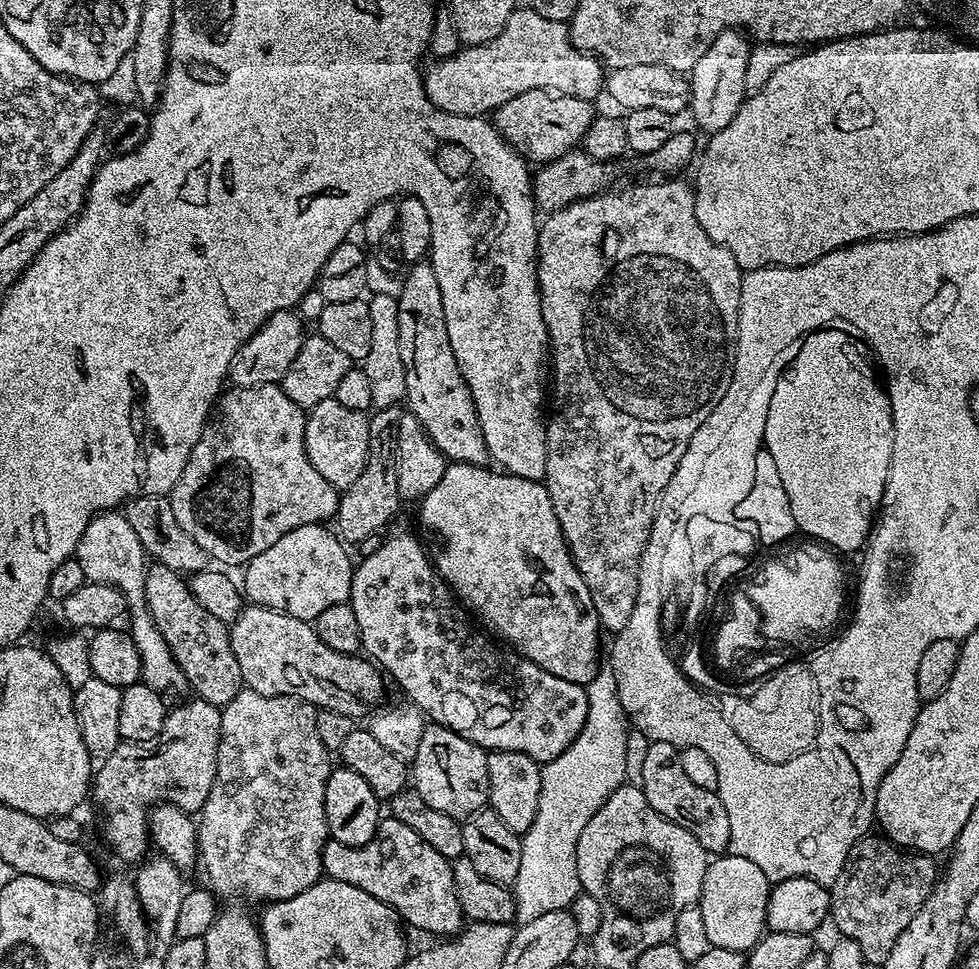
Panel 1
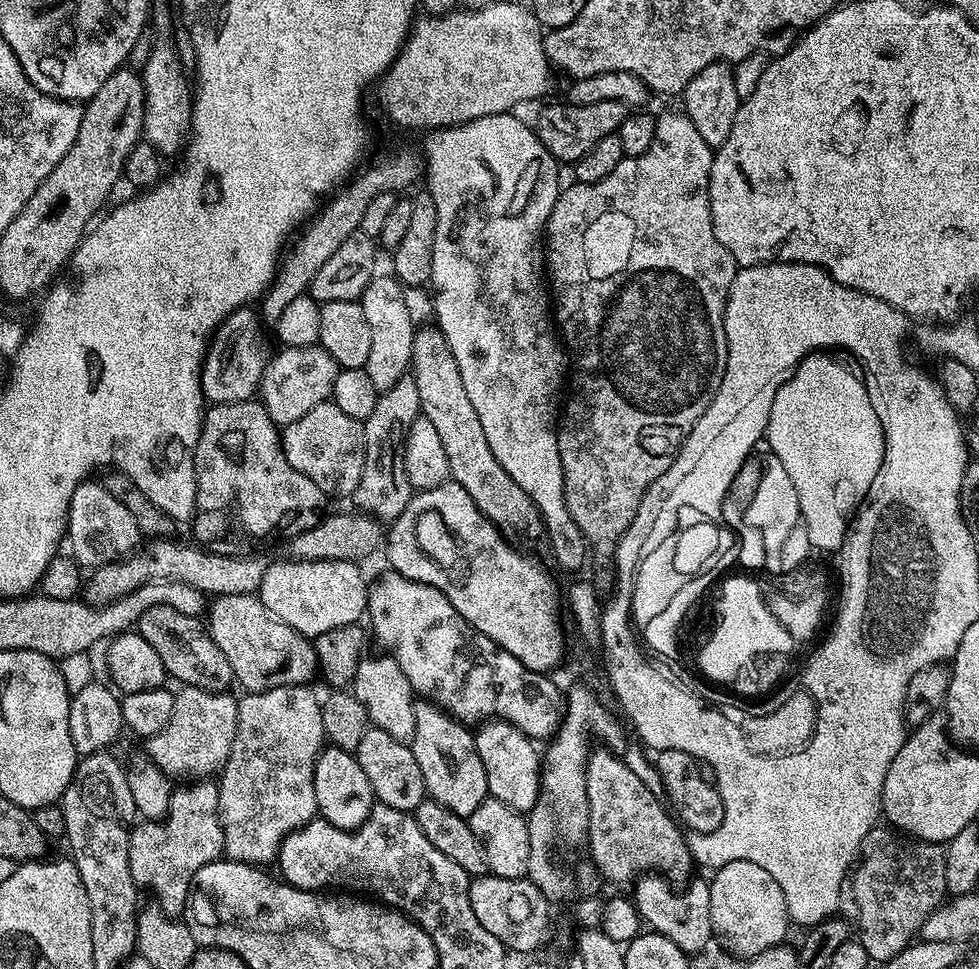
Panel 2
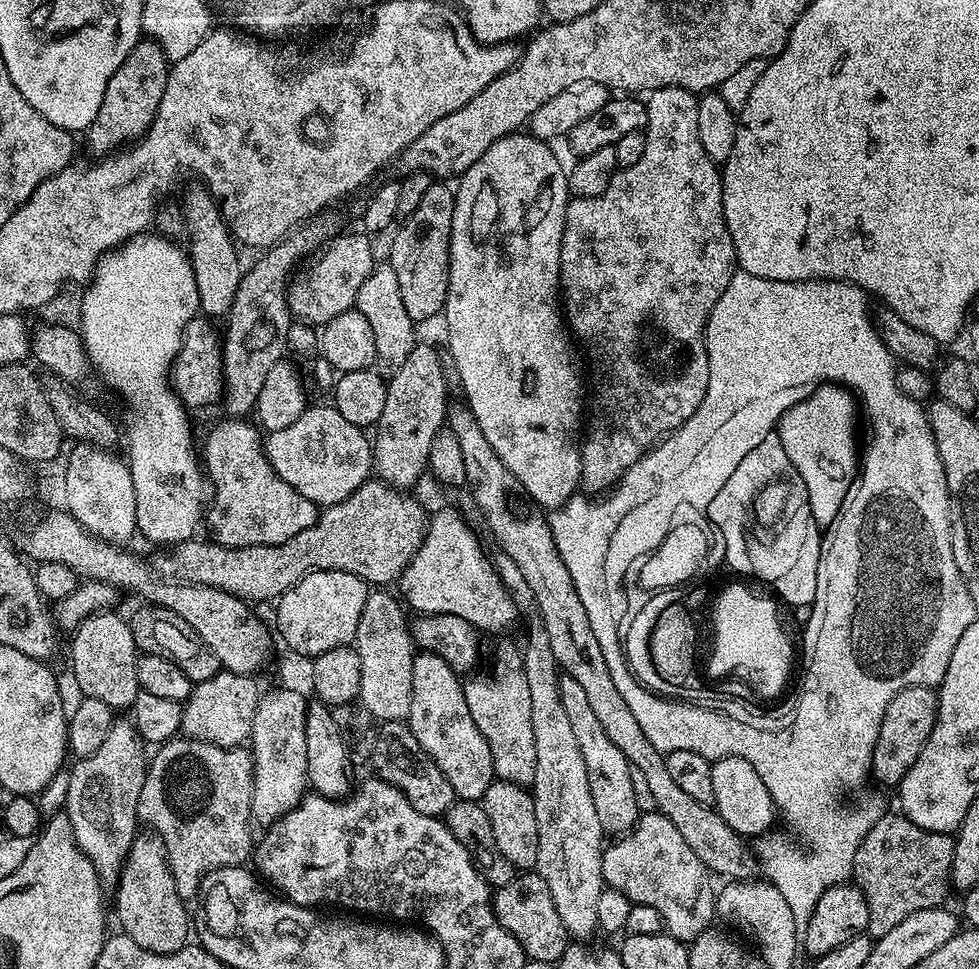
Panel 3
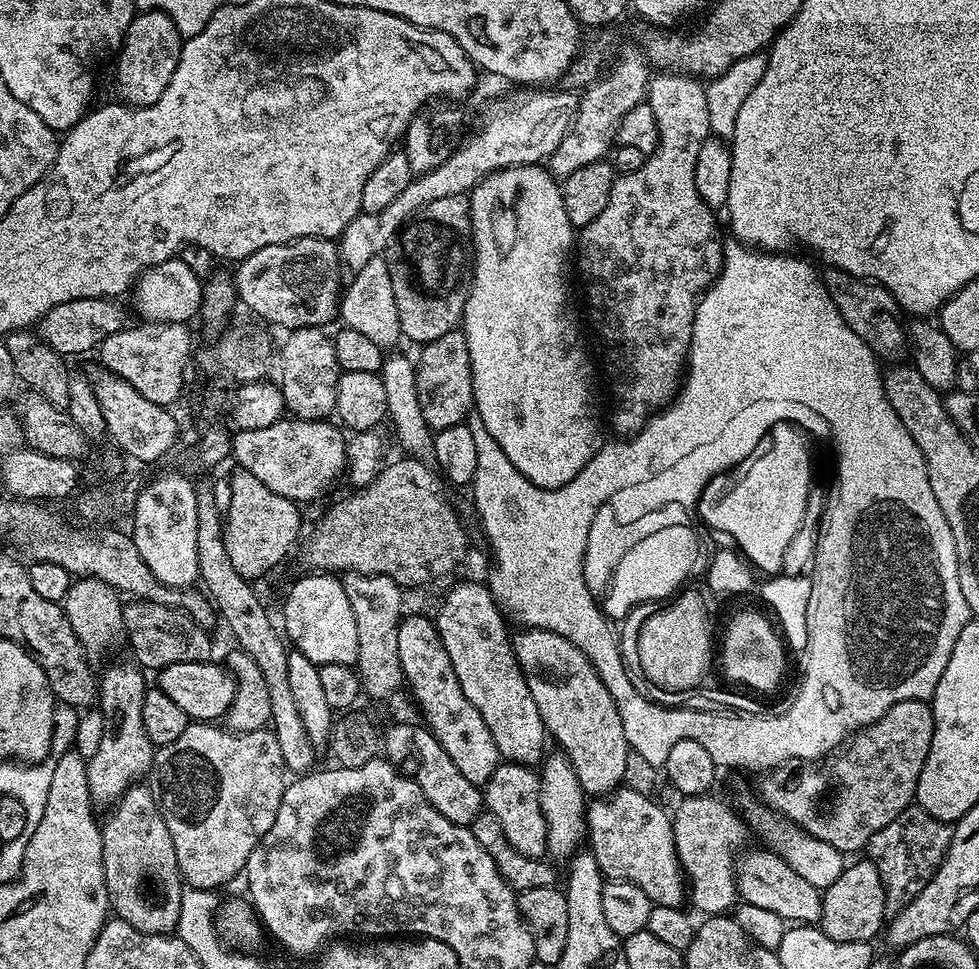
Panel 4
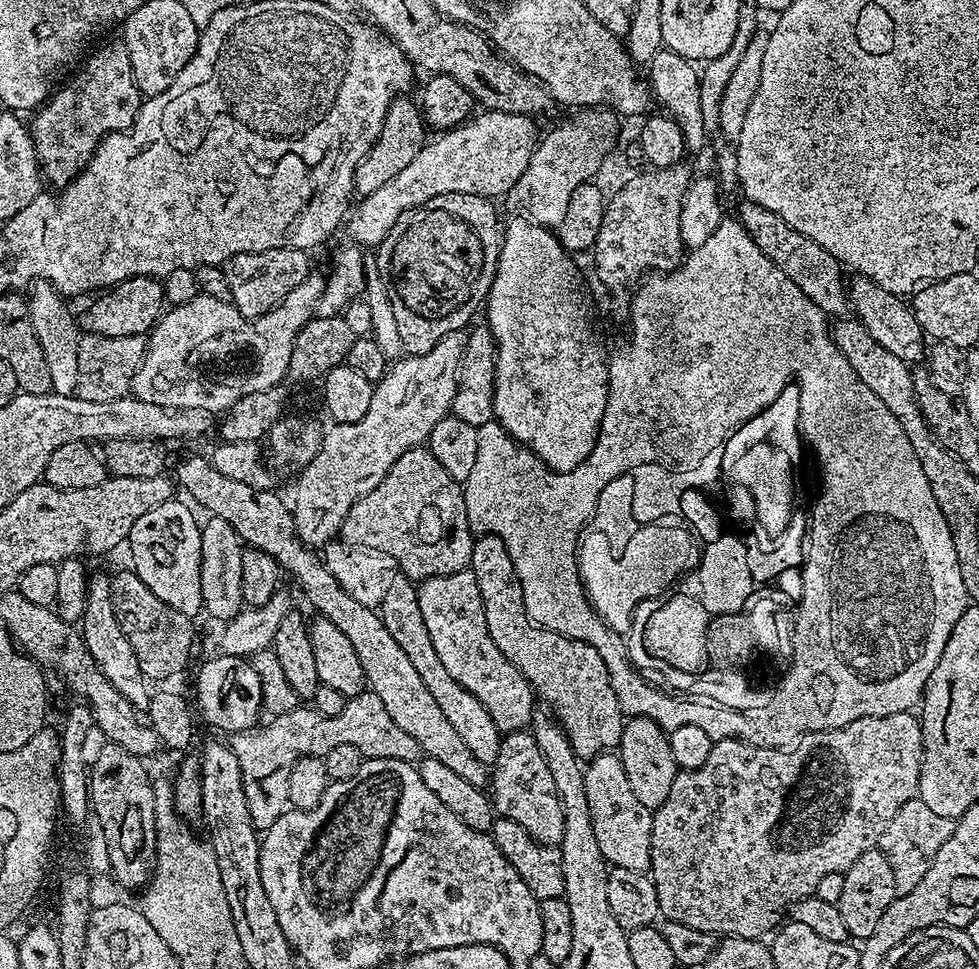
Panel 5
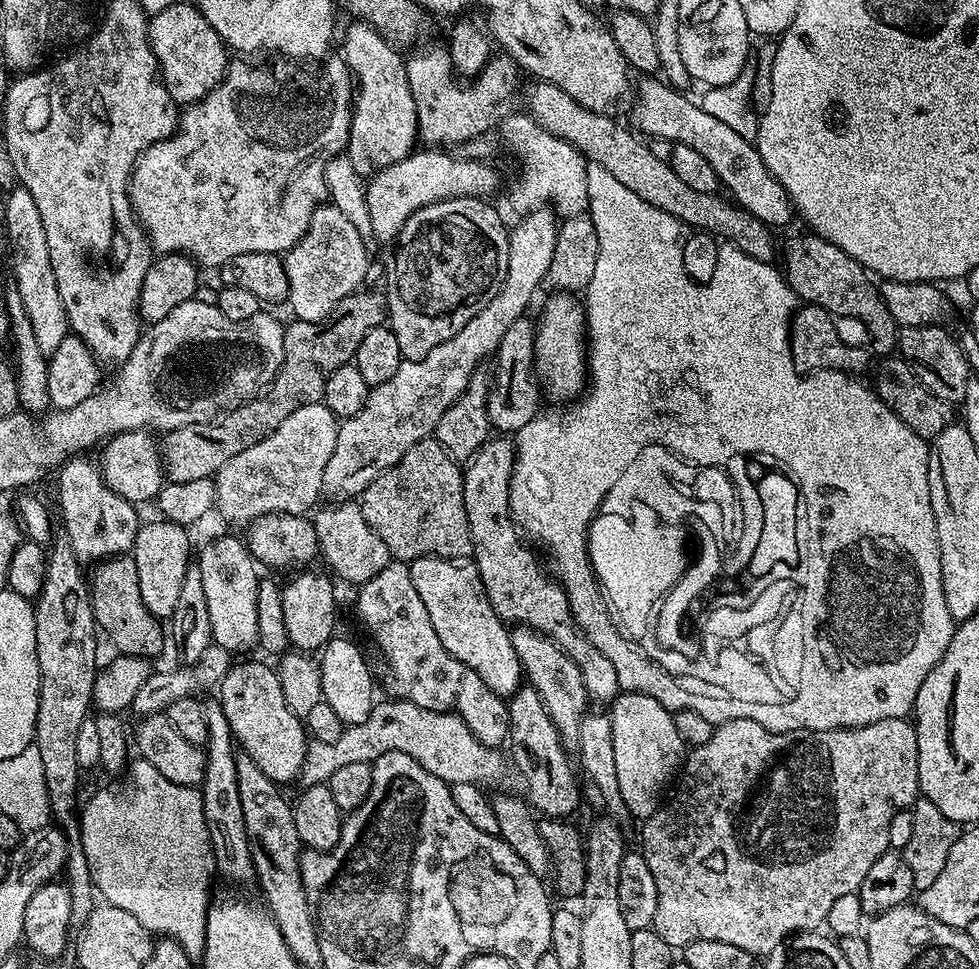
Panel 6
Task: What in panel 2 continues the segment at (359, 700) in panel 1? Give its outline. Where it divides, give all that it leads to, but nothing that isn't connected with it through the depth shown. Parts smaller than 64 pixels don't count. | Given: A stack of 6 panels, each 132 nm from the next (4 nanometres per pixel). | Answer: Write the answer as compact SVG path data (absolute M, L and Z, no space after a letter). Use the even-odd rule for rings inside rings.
M259 595L215 597L206 612L206 627L218 650L226 654L235 683L241 684L248 692L265 692L291 684L304 686L309 683L311 676L317 675L313 641L270 615Z

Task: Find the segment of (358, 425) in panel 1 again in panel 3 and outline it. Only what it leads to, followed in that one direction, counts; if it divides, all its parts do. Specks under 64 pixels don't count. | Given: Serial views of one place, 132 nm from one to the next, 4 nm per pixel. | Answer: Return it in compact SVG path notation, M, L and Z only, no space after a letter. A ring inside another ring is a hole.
M335 406L304 409L298 422L290 422L282 430L274 430L263 437L264 453L278 478L286 486L294 486L302 498L310 498L317 506L337 504L370 479L372 443L365 429L346 422Z

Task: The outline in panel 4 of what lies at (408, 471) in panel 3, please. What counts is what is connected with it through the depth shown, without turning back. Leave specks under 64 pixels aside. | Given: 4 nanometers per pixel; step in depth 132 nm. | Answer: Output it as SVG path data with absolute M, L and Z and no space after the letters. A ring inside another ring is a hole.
M453 330L442 334L442 338L434 338L434 342L423 345L419 352L420 360L417 359L416 362L416 392L420 394L420 406L424 415L424 421L433 430L465 423L473 403L472 363L470 362L470 350L467 346L467 339L463 331Z

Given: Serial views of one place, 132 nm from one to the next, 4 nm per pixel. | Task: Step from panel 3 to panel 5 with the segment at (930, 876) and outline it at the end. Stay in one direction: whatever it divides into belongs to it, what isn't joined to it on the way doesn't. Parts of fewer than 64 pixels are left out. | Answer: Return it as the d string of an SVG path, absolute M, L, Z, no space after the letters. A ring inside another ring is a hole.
M914 799L906 802L894 818L890 818L890 826L882 834L878 845L881 852L886 854L886 862L890 862L890 870L894 870L894 886L897 893L903 894L914 890L922 878L926 878L926 870L934 862L934 854L942 850L942 845L954 834L956 829L956 820L942 818L935 810L930 810L926 802L920 799Z

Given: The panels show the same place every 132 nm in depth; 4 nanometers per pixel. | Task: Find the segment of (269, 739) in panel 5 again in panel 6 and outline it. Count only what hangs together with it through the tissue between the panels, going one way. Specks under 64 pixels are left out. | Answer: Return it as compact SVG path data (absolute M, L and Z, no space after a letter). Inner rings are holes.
M404 698L395 704L392 700L373 703L372 712L366 722L358 722L345 727L338 742L318 742L312 740L308 753L300 768L298 777L301 785L327 784L328 779L341 766L350 762L372 764L387 752L410 754L428 774L441 778L450 786L454 784L479 784L485 786L498 781L504 774L506 758L497 748L486 747L478 742L469 726L453 711L440 712L419 708L411 699Z

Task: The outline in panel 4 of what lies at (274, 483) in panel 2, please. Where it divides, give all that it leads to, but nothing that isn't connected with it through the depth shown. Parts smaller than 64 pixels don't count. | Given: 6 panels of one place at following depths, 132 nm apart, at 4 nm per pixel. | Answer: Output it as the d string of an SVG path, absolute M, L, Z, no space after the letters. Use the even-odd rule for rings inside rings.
M243 470L231 473L231 501L226 511L226 531L224 545L234 570L242 574L244 580L259 582L271 568L276 568L284 560L284 555L292 548L292 543L300 536L300 512L297 501L274 494L254 478L254 474Z

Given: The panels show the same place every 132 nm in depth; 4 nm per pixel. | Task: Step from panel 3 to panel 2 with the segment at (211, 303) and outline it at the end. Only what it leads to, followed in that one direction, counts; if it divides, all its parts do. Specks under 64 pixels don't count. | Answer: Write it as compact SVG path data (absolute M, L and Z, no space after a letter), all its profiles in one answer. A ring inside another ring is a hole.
M172 44L151 45L151 52L140 80L144 84L144 134L146 143L161 157L179 157L183 153L192 131L192 98L190 76L184 73L184 64Z

